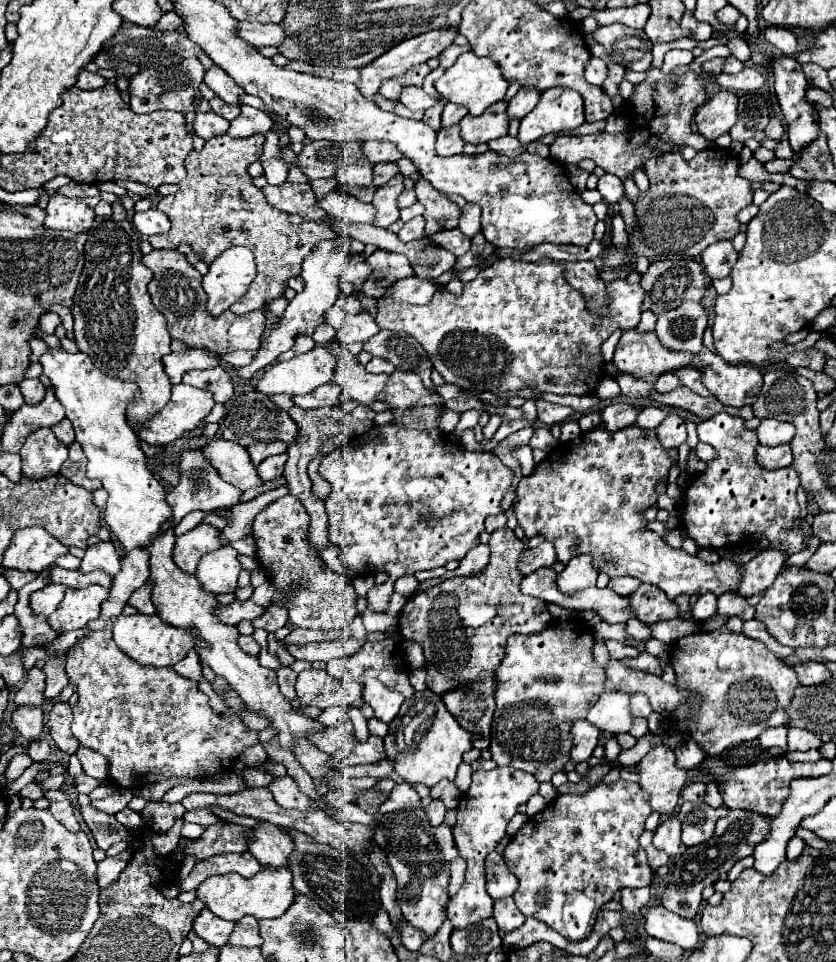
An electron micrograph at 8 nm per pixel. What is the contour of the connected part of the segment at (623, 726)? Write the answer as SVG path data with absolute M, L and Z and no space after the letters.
M604 690L598 702L590 708L586 720L598 726L604 734L628 732L632 726L632 714L628 706L628 692Z

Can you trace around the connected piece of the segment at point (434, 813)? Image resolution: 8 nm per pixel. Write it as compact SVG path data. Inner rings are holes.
M432 800L432 804L426 808L426 814L430 818L430 824L434 824L434 826L442 824L444 822L444 816L446 816L446 810L448 808L444 806L442 800Z

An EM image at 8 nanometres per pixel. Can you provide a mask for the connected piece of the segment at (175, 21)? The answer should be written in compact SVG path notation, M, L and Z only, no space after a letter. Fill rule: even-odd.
M170 10L170 12L164 12L160 22L152 28L158 28L158 30L178 30L178 26L182 26L182 16L178 16L178 12Z

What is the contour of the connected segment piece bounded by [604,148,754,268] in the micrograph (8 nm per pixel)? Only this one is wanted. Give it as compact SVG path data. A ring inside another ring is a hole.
M706 148L698 152L692 160L684 160L680 152L668 152L658 158L646 160L646 174L650 178L650 190L642 192L636 204L636 228L630 236L630 250L616 250L610 248L604 254L604 264L610 268L620 268L622 264L636 262L638 256L646 258L672 258L672 256L682 256L682 258L694 258L700 256L700 252L718 240L732 240L740 232L740 222L738 222L738 212L752 204L752 182L742 178L738 174L740 162L738 154L732 148Z

